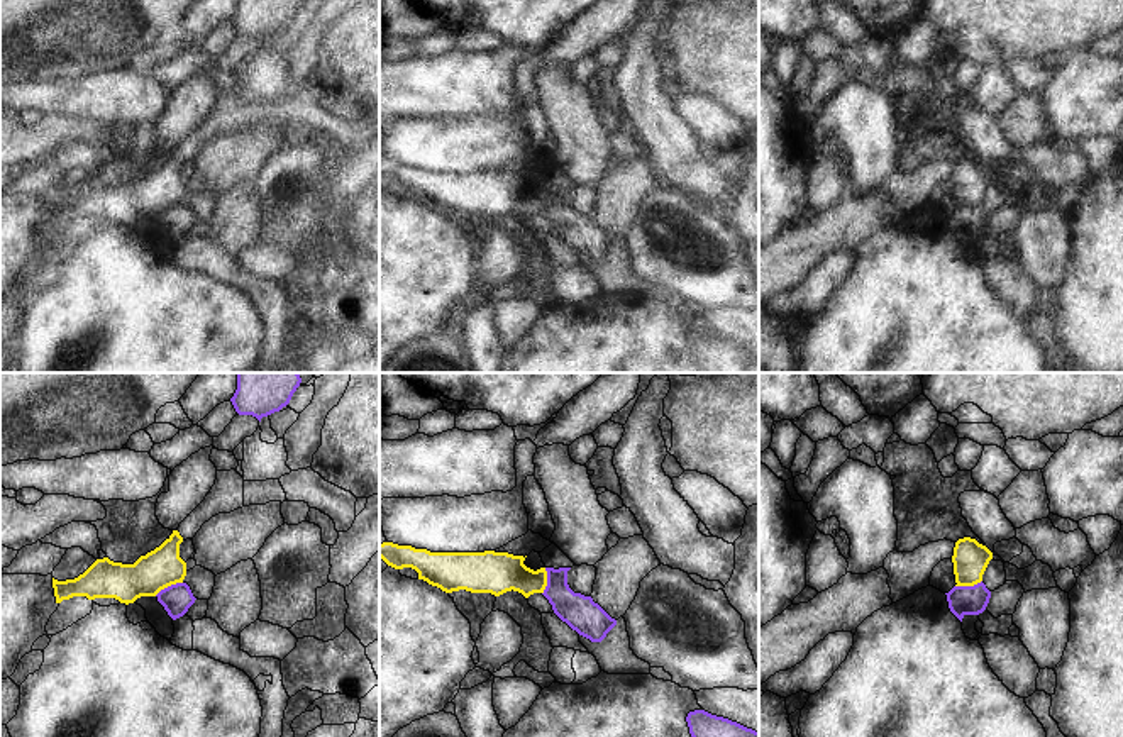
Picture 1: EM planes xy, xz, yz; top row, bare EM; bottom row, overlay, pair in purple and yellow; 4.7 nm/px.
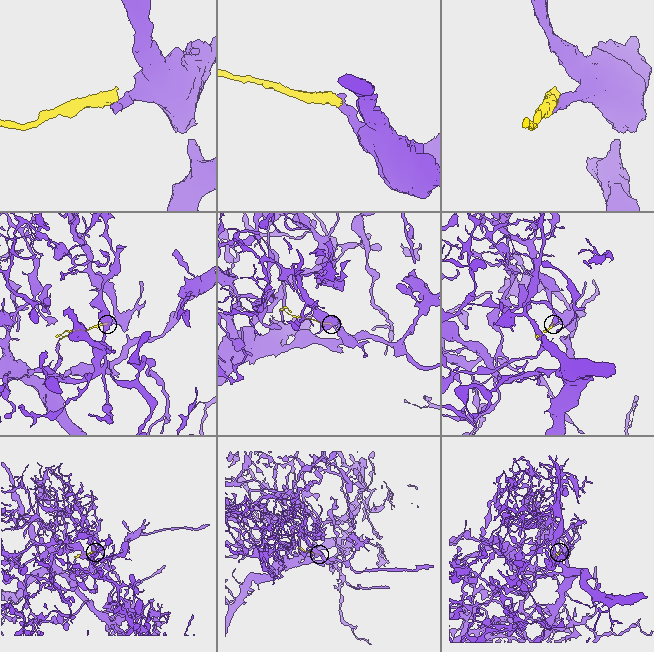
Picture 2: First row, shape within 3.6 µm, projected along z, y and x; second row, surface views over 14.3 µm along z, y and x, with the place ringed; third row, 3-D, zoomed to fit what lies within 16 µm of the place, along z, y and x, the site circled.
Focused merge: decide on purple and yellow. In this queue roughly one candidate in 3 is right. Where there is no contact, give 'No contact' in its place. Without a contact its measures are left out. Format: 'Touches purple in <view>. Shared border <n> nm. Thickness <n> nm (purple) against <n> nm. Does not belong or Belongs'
Touches purple in xy. Shared border 150 nm. Thickness 140 nm (purple) against 190 nm. Does not belong

